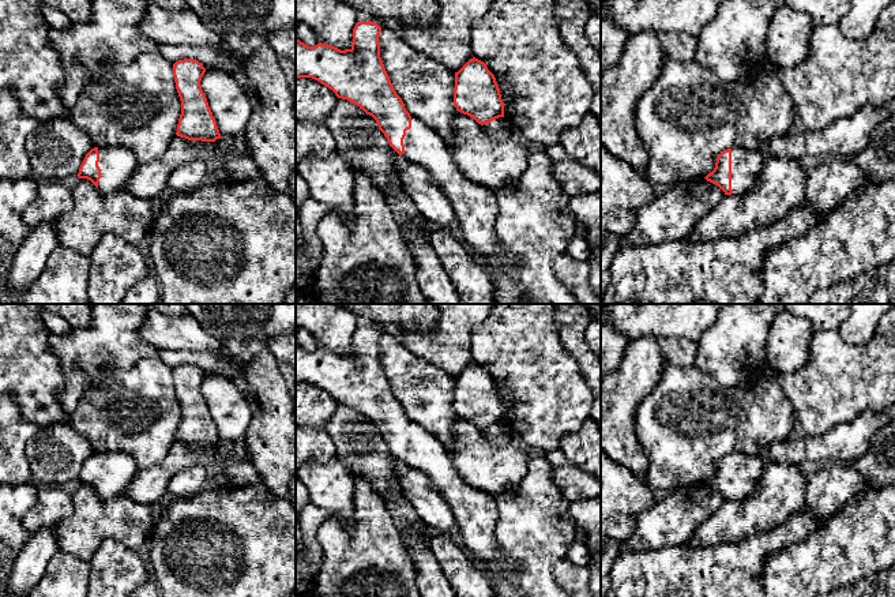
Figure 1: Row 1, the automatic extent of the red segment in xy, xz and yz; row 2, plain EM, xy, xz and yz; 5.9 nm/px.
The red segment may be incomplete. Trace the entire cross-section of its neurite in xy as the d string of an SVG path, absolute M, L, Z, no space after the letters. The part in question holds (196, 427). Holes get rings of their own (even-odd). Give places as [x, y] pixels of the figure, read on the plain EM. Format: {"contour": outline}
{"contour": "M193 364L173 369L173 382L181 406L176 440L188 446L215 447L222 442L200 391L204 378L203 369Z"}

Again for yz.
{"contour": "M727 454L717 462L714 476L704 484L718 491L725 500L742 499L756 487L763 466L764 462L756 455Z"}

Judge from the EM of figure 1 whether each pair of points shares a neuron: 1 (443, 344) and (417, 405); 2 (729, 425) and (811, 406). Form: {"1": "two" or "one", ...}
{"1": "two", "2": "two"}

